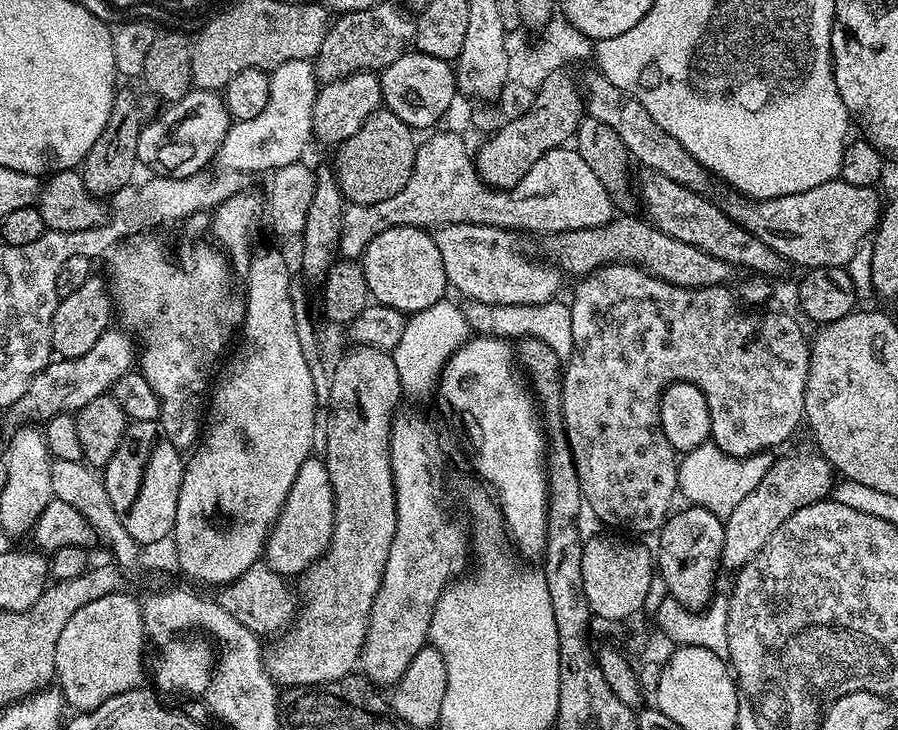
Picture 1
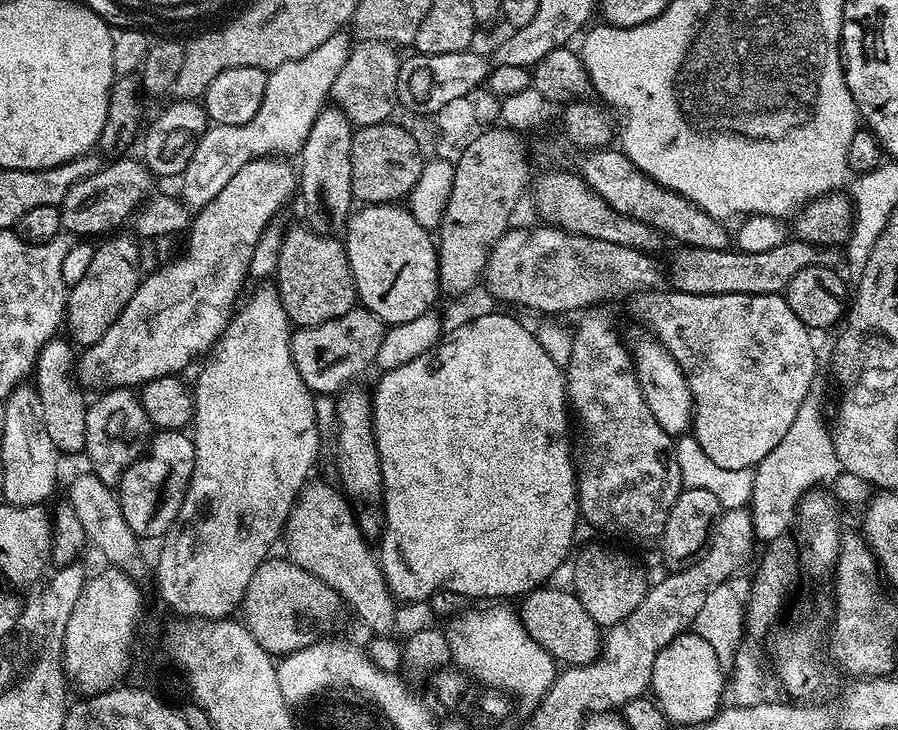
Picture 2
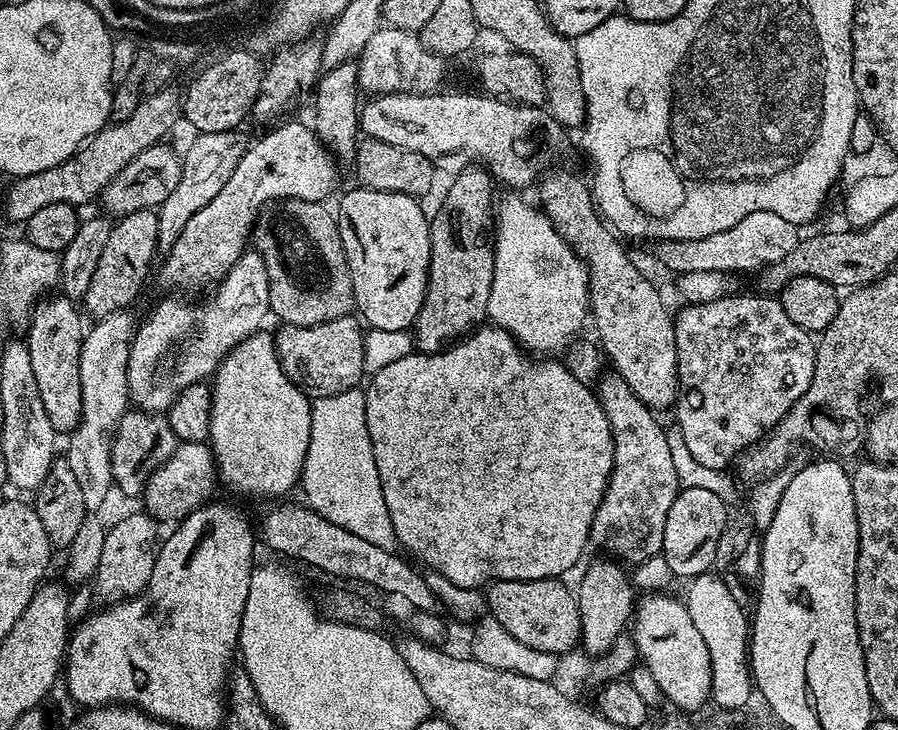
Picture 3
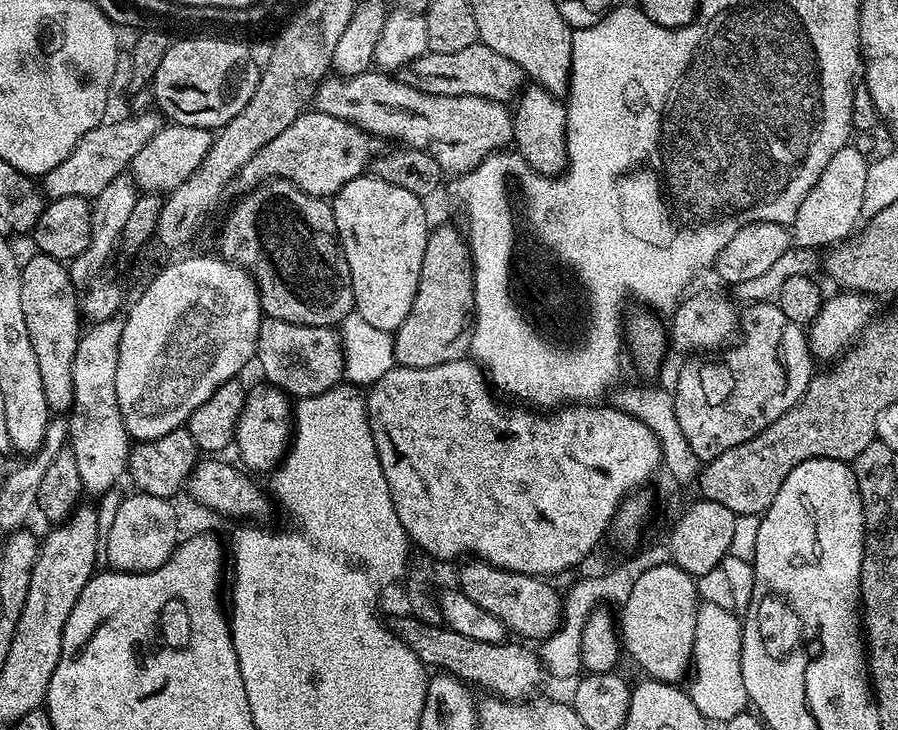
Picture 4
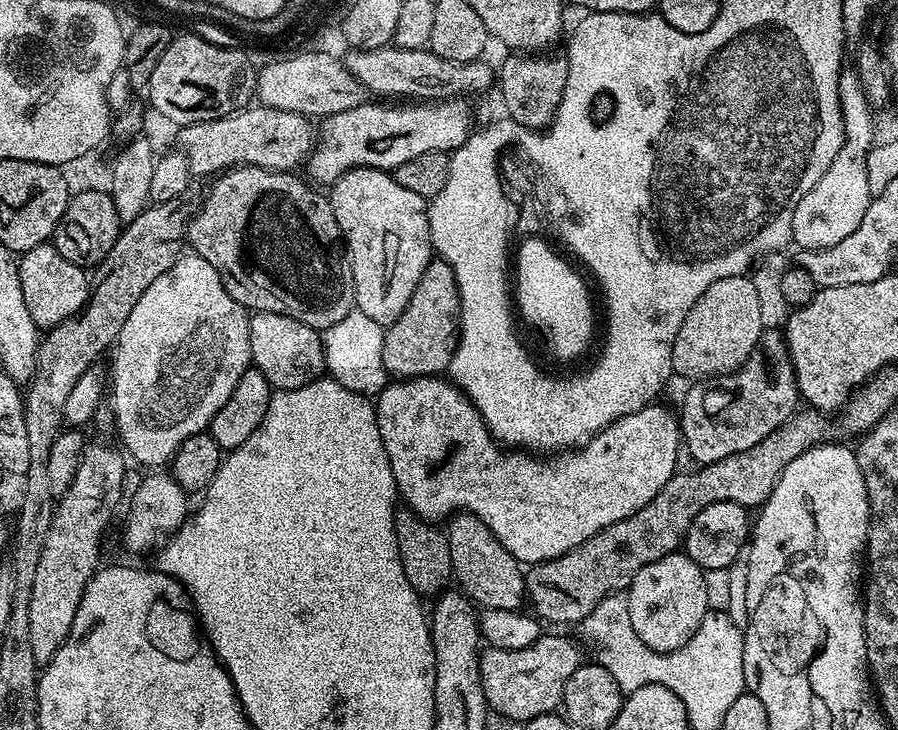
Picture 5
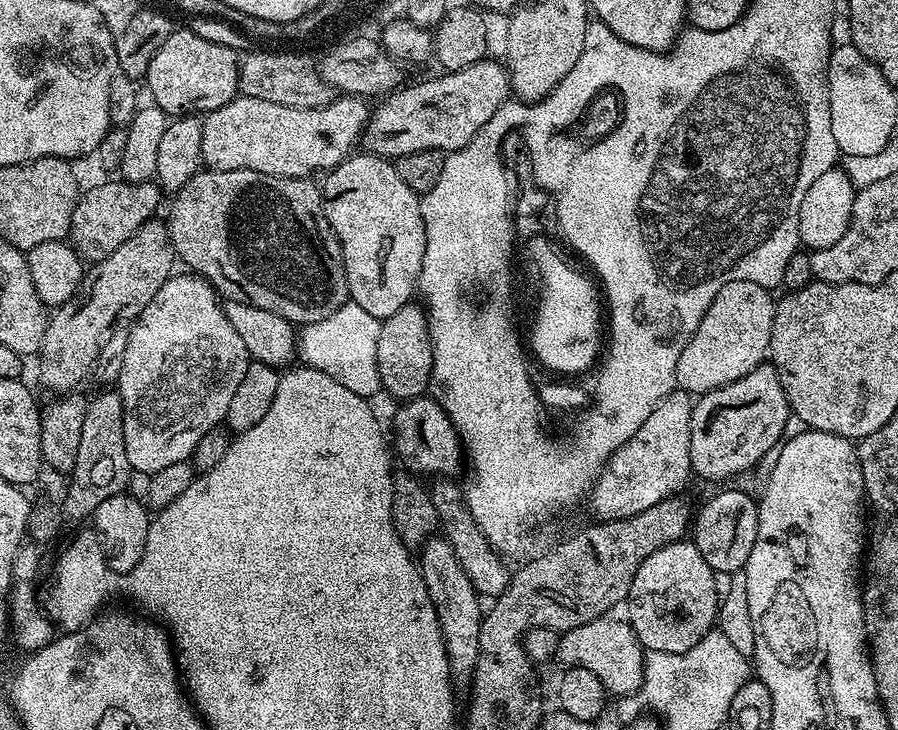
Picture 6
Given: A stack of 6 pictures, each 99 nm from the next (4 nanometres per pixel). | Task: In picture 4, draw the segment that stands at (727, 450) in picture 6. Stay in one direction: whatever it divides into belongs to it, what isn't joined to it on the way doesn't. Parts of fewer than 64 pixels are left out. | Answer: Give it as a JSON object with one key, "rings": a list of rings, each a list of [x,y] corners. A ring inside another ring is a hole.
{"rings":[[[761,302],[747,305],[741,313],[740,335],[738,344],[727,347],[720,360],[712,358],[692,358],[686,363],[676,378],[675,416],[687,441],[691,452],[701,463],[708,463],[726,450],[741,445],[756,437],[766,426],[770,426],[778,418],[790,410],[805,393],[806,386],[814,375],[814,357],[808,349],[808,338],[805,329],[799,324],[790,322],[786,314],[774,302]]]}

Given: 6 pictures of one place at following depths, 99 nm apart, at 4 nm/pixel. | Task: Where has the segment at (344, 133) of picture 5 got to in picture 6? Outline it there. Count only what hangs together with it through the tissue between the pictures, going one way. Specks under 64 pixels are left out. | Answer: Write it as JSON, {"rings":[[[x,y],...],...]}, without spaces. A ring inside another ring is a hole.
{"rings":[[[492,58],[479,60],[474,66],[466,66],[457,72],[444,72],[433,80],[420,80],[417,84],[405,83],[403,86],[387,93],[379,101],[380,104],[371,109],[368,127],[364,130],[362,144],[374,156],[385,158],[399,158],[406,154],[416,154],[422,150],[438,150],[442,153],[457,152],[466,146],[494,118],[494,110],[498,110],[510,96],[508,83],[508,69],[503,63],[495,64]]]}

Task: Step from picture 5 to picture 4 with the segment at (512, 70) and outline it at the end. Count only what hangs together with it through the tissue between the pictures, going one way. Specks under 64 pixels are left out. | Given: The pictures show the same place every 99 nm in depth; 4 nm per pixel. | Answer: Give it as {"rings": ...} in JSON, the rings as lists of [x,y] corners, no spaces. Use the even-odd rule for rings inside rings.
{"rings":[[[529,83],[515,97],[511,113],[515,151],[523,156],[533,172],[551,177],[561,175],[568,166],[568,109],[565,101],[539,84]]]}

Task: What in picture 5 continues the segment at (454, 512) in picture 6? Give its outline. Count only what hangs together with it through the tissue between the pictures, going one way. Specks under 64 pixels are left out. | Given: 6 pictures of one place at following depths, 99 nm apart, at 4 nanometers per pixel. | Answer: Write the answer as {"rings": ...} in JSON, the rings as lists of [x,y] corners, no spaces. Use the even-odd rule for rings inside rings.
{"rings":[[[459,512],[451,517],[446,524],[445,536],[450,546],[453,579],[457,580],[457,587],[472,603],[483,609],[518,610],[523,607],[526,580],[521,565],[476,515]]]}

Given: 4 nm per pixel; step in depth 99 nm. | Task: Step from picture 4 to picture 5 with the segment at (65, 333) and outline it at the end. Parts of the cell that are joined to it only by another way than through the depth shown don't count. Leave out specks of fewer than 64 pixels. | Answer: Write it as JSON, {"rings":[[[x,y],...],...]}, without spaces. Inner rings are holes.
{"rings":[[[49,242],[34,246],[23,253],[18,260],[18,278],[22,282],[22,298],[26,298],[26,310],[30,310],[30,318],[34,318],[36,327],[41,330],[56,328],[66,318],[80,311],[88,300],[90,276],[85,269],[74,266],[74,262],[66,262],[62,254],[58,254],[55,244]]]}

